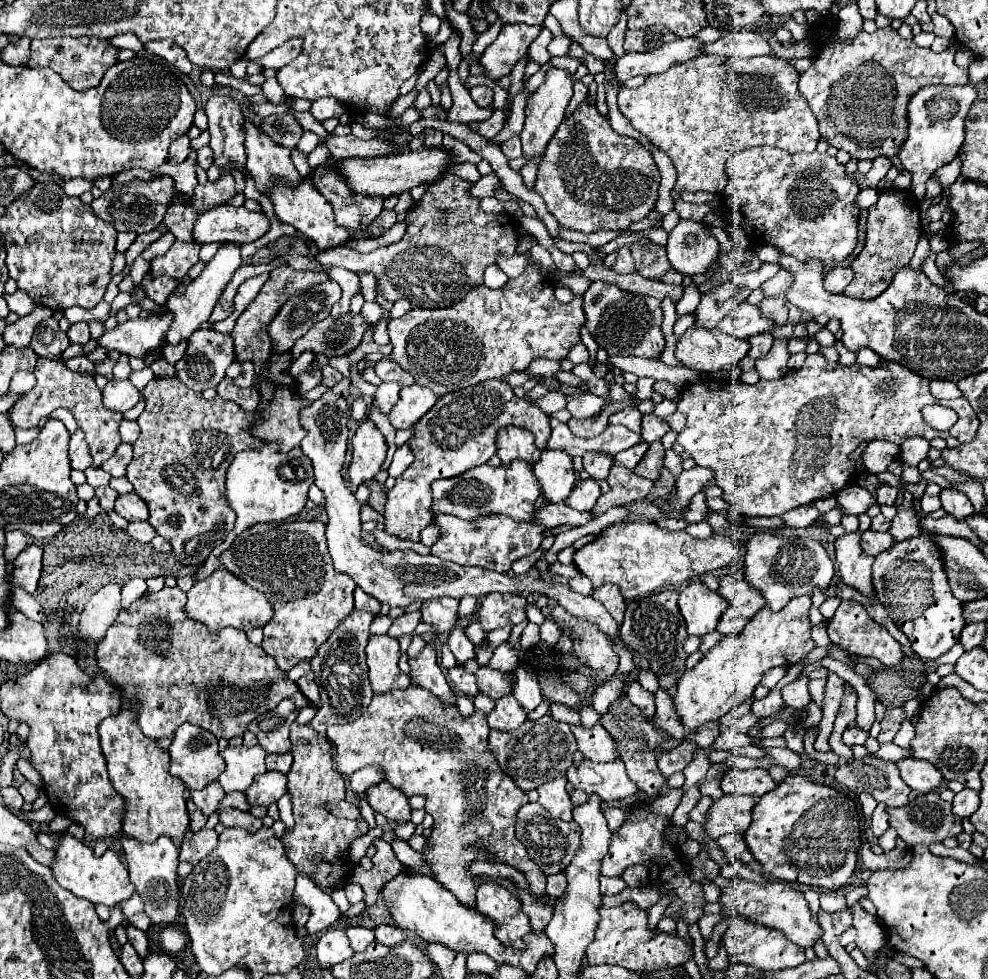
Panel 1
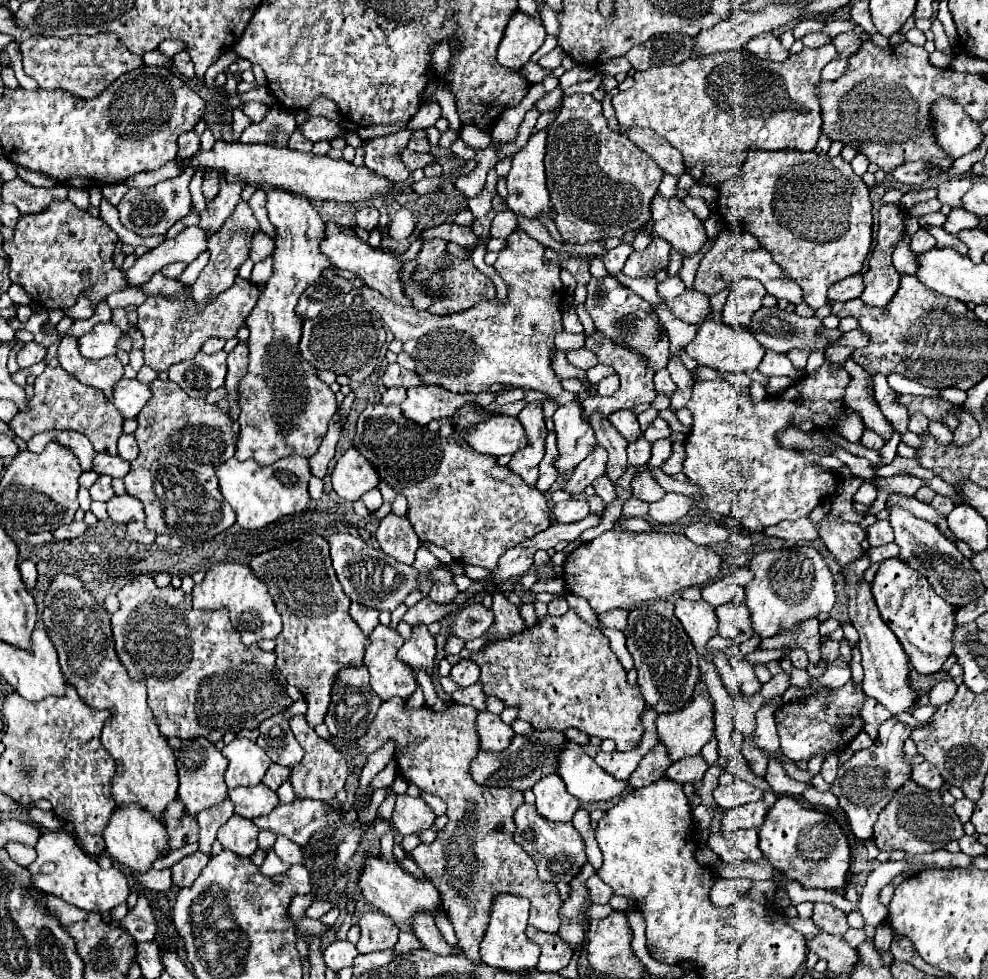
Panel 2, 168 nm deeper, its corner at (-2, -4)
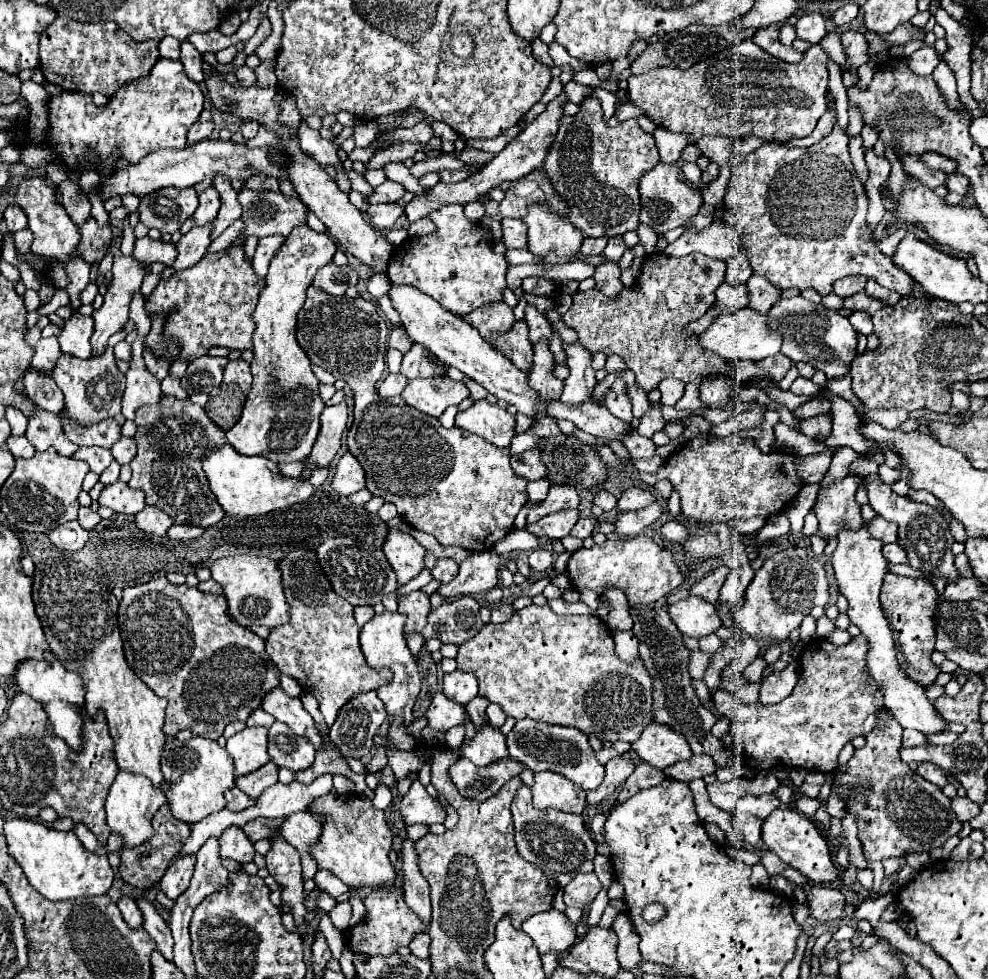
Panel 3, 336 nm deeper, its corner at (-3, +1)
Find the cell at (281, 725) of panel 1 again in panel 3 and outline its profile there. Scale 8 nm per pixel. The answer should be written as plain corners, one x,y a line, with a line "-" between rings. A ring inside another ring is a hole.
275,721
269,729
269,757
281,767
303,771
313,765
317,749
307,737
297,737
287,725

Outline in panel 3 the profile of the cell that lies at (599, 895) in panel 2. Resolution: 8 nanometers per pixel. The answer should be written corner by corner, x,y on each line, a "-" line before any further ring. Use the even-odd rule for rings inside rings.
579,873
565,887
563,901
565,901
565,905
587,909
593,903
593,899
597,897
599,891
601,891
601,883
599,883
595,873

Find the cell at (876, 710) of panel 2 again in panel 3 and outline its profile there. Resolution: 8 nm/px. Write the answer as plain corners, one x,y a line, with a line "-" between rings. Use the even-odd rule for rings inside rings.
889,711
879,715
887,727
867,735
865,747
857,749
843,767
841,777
833,777
831,789
843,799
845,809
857,817
857,837
863,845
867,861
883,861
889,857
903,857
907,853
923,853
943,845
949,837
957,835
961,823
951,811
951,799
939,787
927,783
907,763
899,759
901,725
-
867,787
867,793
851,793
853,789

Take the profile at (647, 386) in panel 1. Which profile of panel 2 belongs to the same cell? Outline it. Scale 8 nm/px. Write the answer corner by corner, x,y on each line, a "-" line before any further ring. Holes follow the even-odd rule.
592,278
588,284
588,298
586,298
586,310
592,316
596,330
602,332
606,338
614,340
616,344
622,344
622,348
630,348
632,352
642,354
646,360
646,366
652,372
658,372
668,366
668,334
666,328
660,324
658,314
652,310
652,306
642,300
636,292
622,286
616,278

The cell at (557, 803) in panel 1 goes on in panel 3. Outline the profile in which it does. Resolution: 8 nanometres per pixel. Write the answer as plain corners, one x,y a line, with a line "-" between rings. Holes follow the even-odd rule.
535,773
533,807
553,807
565,813
583,813
585,791
559,773

